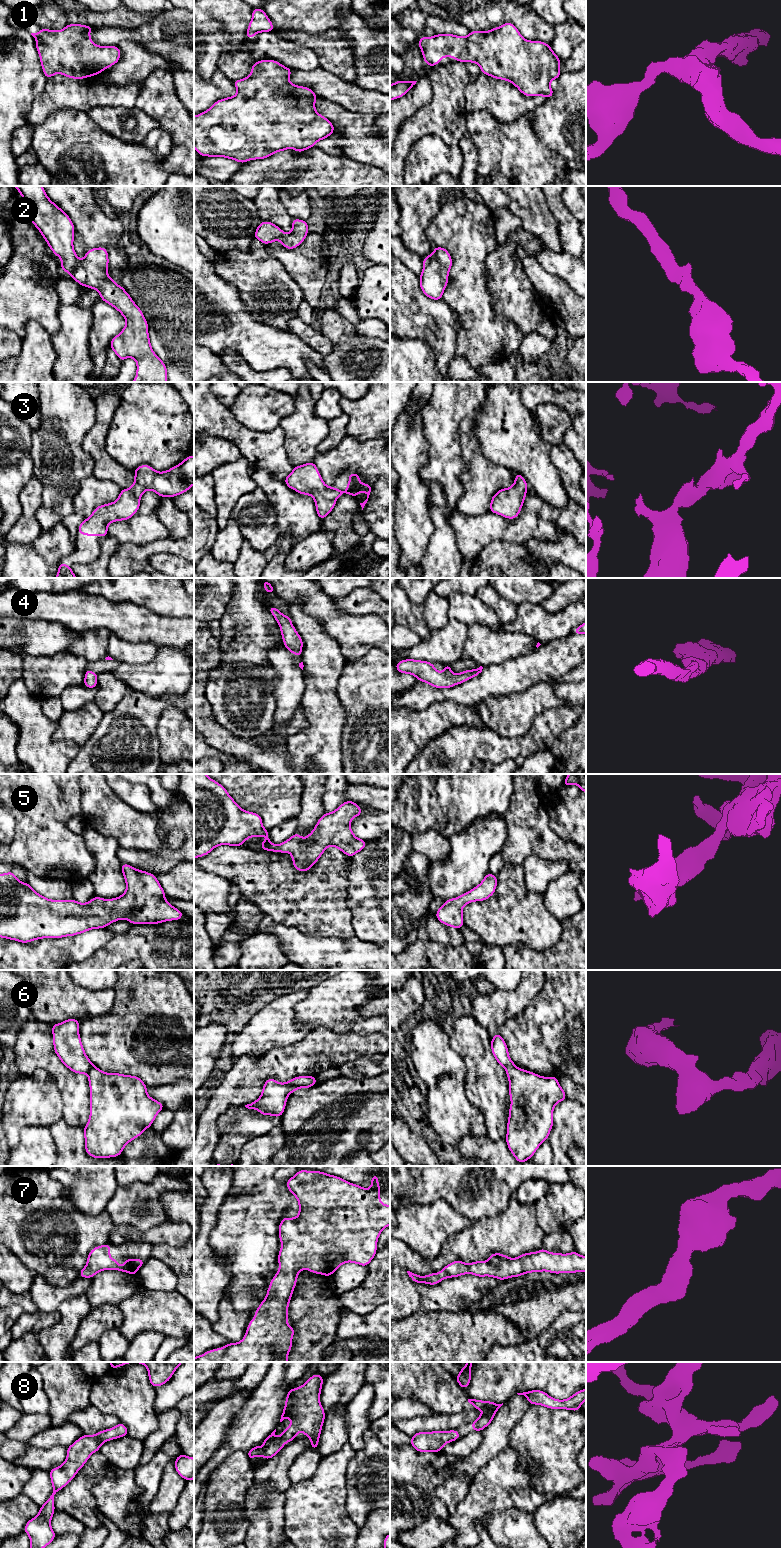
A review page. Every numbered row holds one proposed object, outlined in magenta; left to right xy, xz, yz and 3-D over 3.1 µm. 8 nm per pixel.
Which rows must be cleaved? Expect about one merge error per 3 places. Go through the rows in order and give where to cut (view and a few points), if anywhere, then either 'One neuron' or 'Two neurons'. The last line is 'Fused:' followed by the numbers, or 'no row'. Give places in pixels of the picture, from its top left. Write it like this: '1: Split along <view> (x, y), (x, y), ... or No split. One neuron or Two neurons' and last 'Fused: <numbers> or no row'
1: No split. One neuron
2: No split. One neuron
3: No split. One neuron
4: No split. One neuron
5: No split. One neuron
6: Split along yz (514, 1065), (505, 1068). Two neurons
7: No split. One neuron
8: No split. One neuron
Fused: 6

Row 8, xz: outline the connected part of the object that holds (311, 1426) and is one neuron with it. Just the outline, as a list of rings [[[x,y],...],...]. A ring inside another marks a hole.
[[[320,1374],[311,1376],[302,1386],[289,1389],[280,1422],[291,1419],[291,1424],[274,1438],[276,1429],[259,1445],[247,1452],[251,1461],[255,1456],[265,1459],[274,1457],[287,1442],[294,1440],[298,1432],[303,1432],[311,1439],[311,1448],[318,1447],[321,1428],[325,1420],[325,1412],[320,1404],[320,1393],[324,1378]]]

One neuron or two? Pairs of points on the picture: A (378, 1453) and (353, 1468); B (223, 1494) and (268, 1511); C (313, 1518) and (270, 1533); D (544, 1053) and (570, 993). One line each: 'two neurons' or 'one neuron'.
A: one neuron
B: two neurons
C: two neurons
D: one neuron

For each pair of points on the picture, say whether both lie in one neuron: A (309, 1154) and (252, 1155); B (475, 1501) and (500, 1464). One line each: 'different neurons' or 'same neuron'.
A: different neurons
B: same neuron

